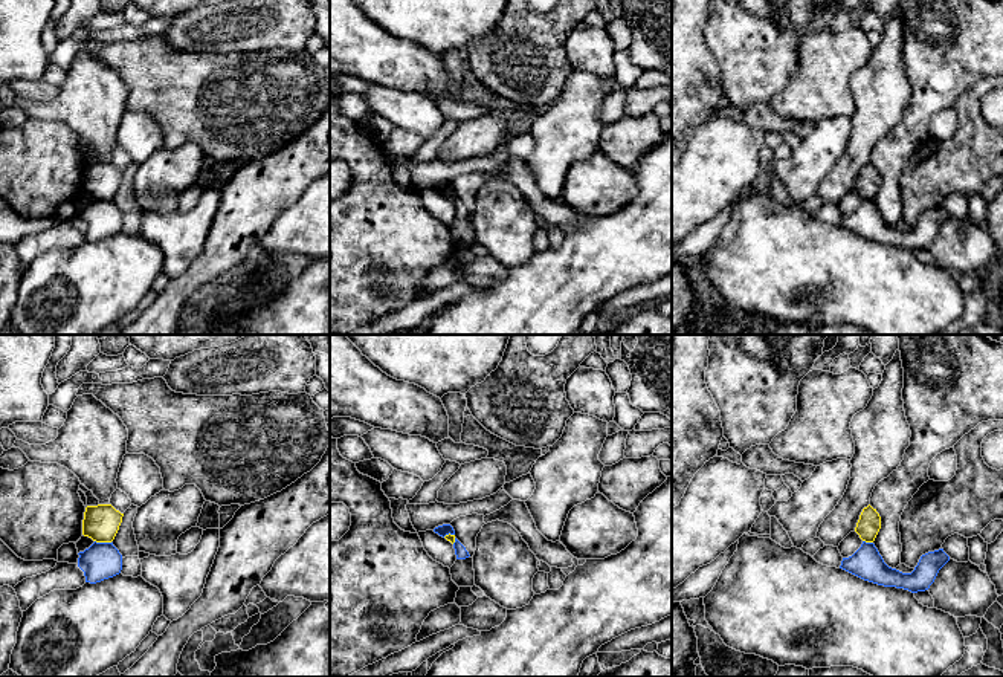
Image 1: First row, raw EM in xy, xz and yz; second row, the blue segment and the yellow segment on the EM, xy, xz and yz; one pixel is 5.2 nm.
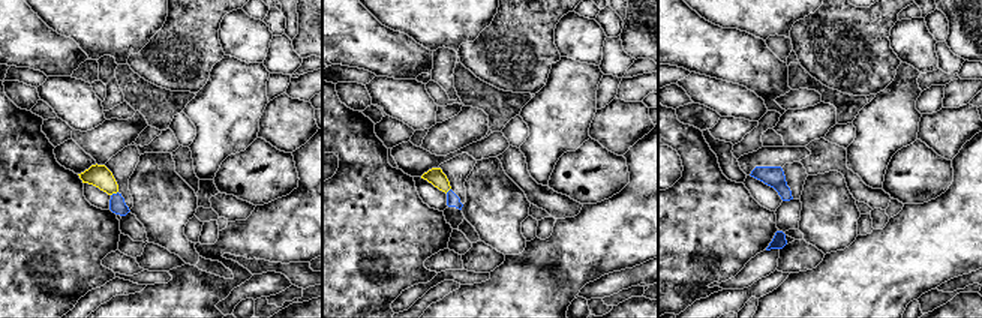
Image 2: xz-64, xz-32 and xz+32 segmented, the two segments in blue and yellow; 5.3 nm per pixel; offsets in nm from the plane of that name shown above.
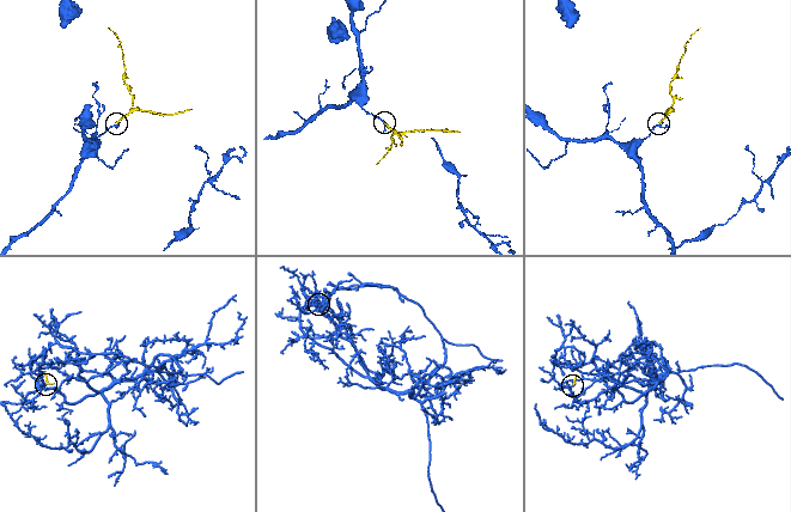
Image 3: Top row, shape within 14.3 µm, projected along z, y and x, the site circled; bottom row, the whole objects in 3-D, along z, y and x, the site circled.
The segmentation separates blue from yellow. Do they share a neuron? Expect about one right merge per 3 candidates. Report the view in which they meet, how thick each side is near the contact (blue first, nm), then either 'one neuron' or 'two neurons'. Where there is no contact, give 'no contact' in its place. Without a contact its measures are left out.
xy | 190/190 nm | two neurons

